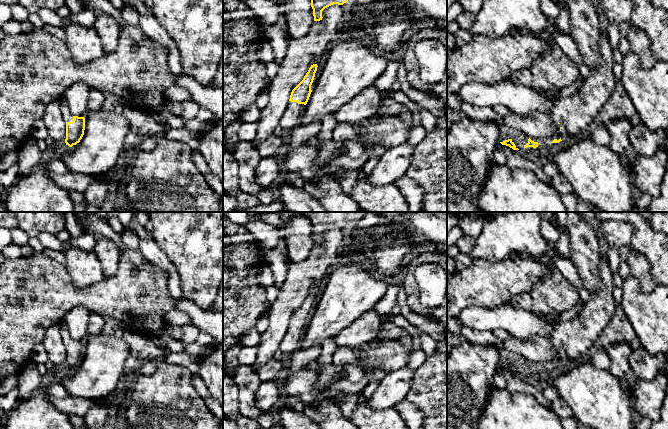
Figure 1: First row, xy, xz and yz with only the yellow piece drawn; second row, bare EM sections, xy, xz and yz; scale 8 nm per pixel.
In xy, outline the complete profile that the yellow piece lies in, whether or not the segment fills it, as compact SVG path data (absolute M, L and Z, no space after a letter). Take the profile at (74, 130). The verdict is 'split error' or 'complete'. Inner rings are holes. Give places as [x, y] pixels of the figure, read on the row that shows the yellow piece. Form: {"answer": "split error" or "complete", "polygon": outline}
{"answer": "split error", "polygon": "M63 100L61 101L63 107L64 121L66 122L66 139L65 143L69 147L80 142L84 135L85 118L78 117L71 114L65 106Z"}

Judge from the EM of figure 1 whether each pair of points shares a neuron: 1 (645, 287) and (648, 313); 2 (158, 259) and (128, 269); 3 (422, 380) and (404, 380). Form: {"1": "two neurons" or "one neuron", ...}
{"1": "two neurons", "2": "two neurons", "3": "two neurons"}

